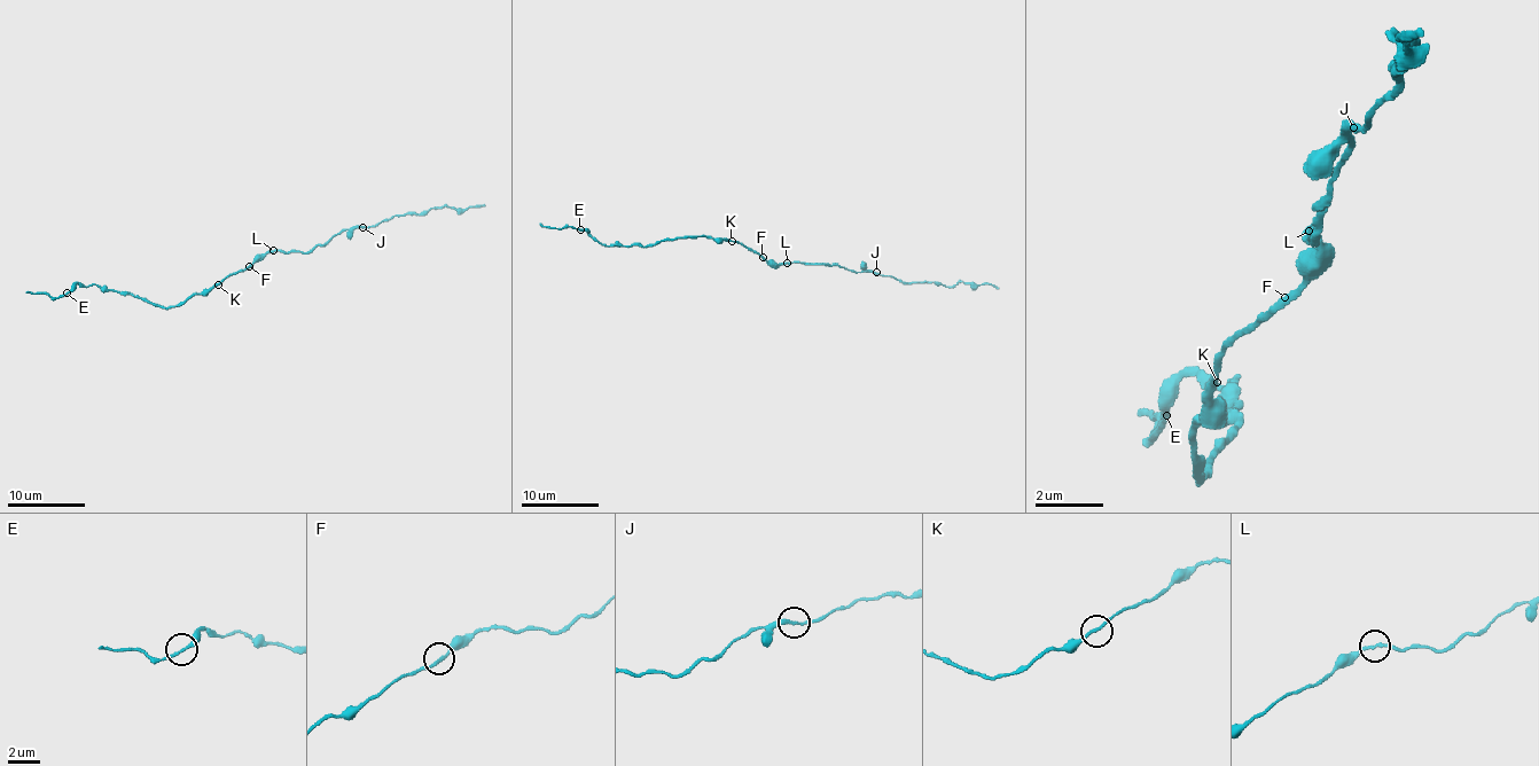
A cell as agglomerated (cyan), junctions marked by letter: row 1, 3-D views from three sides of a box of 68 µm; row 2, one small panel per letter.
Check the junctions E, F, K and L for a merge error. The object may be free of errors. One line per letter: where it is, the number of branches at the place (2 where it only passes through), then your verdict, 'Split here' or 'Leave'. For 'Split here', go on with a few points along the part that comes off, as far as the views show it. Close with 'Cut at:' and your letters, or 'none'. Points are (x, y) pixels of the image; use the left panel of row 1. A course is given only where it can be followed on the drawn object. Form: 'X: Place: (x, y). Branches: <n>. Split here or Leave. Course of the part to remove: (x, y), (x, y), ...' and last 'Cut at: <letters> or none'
E: Place: (67, 292). Branches: 2. Leave
F: Place: (249, 266). Branches: 2. Leave
K: Place: (218, 284). Branches: 2. Leave
L: Place: (273, 250). Branches: 2. Split here. Course of the part to remove: (274, 250), (309, 252), (348, 228), (375, 227), (396, 216), (427, 213), (432, 208), (485, 205)
Cut at: L

